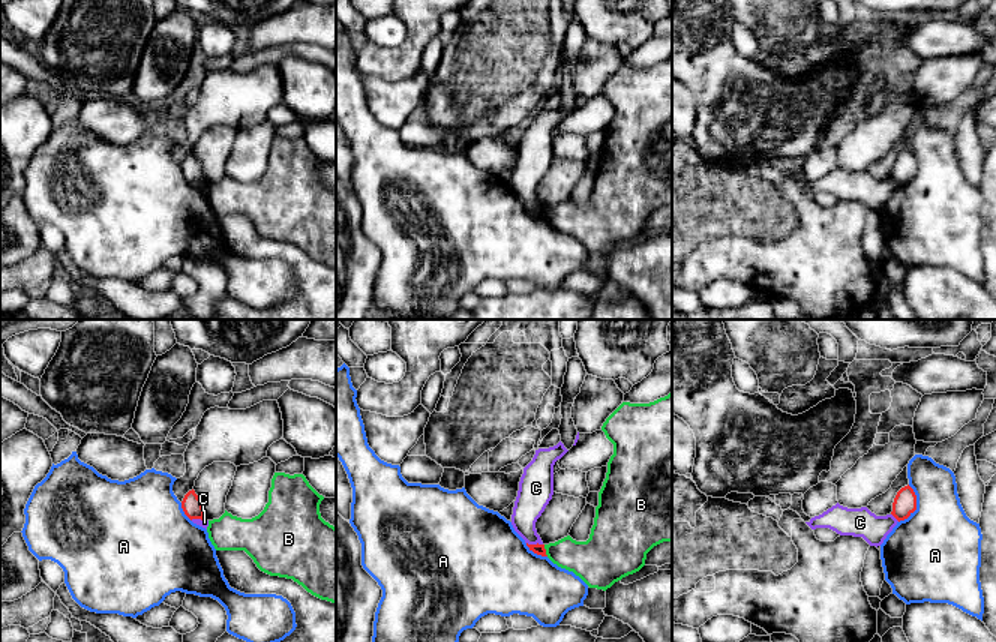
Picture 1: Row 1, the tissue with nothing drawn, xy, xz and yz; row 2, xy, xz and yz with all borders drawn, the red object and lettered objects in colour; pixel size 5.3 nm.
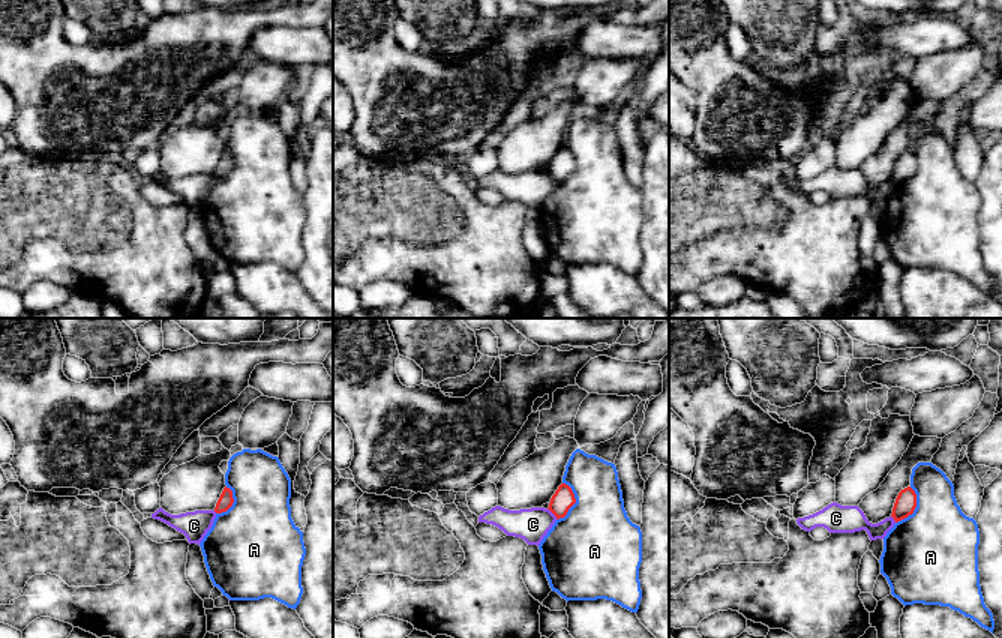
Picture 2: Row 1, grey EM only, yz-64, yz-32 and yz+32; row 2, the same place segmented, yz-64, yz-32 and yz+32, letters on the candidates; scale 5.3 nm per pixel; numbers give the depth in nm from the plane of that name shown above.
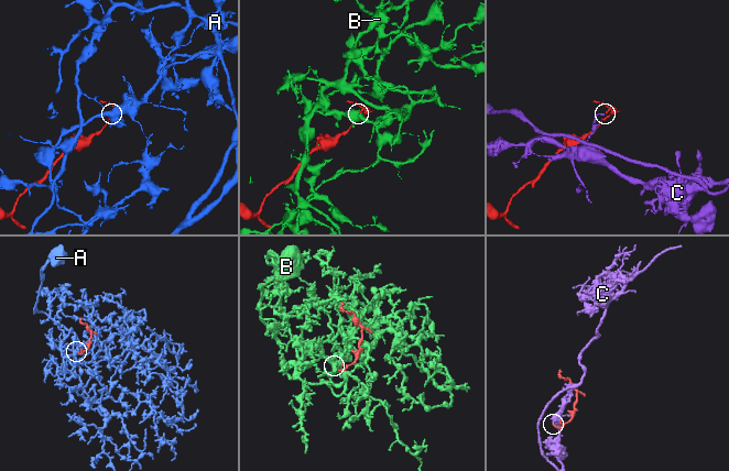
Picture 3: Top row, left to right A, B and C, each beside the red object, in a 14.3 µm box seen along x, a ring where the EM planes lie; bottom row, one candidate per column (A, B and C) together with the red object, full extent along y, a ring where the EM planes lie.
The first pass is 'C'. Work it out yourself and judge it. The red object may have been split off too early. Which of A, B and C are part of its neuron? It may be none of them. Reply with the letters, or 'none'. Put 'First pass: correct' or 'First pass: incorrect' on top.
First pass: incorrect
none

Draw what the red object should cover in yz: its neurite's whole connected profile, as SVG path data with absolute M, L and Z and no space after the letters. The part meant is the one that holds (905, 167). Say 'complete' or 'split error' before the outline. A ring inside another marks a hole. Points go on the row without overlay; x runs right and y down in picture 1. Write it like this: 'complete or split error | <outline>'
complete | M908 148L902 152L892 166L891 178L900 186L908 183L916 174L916 159Z

